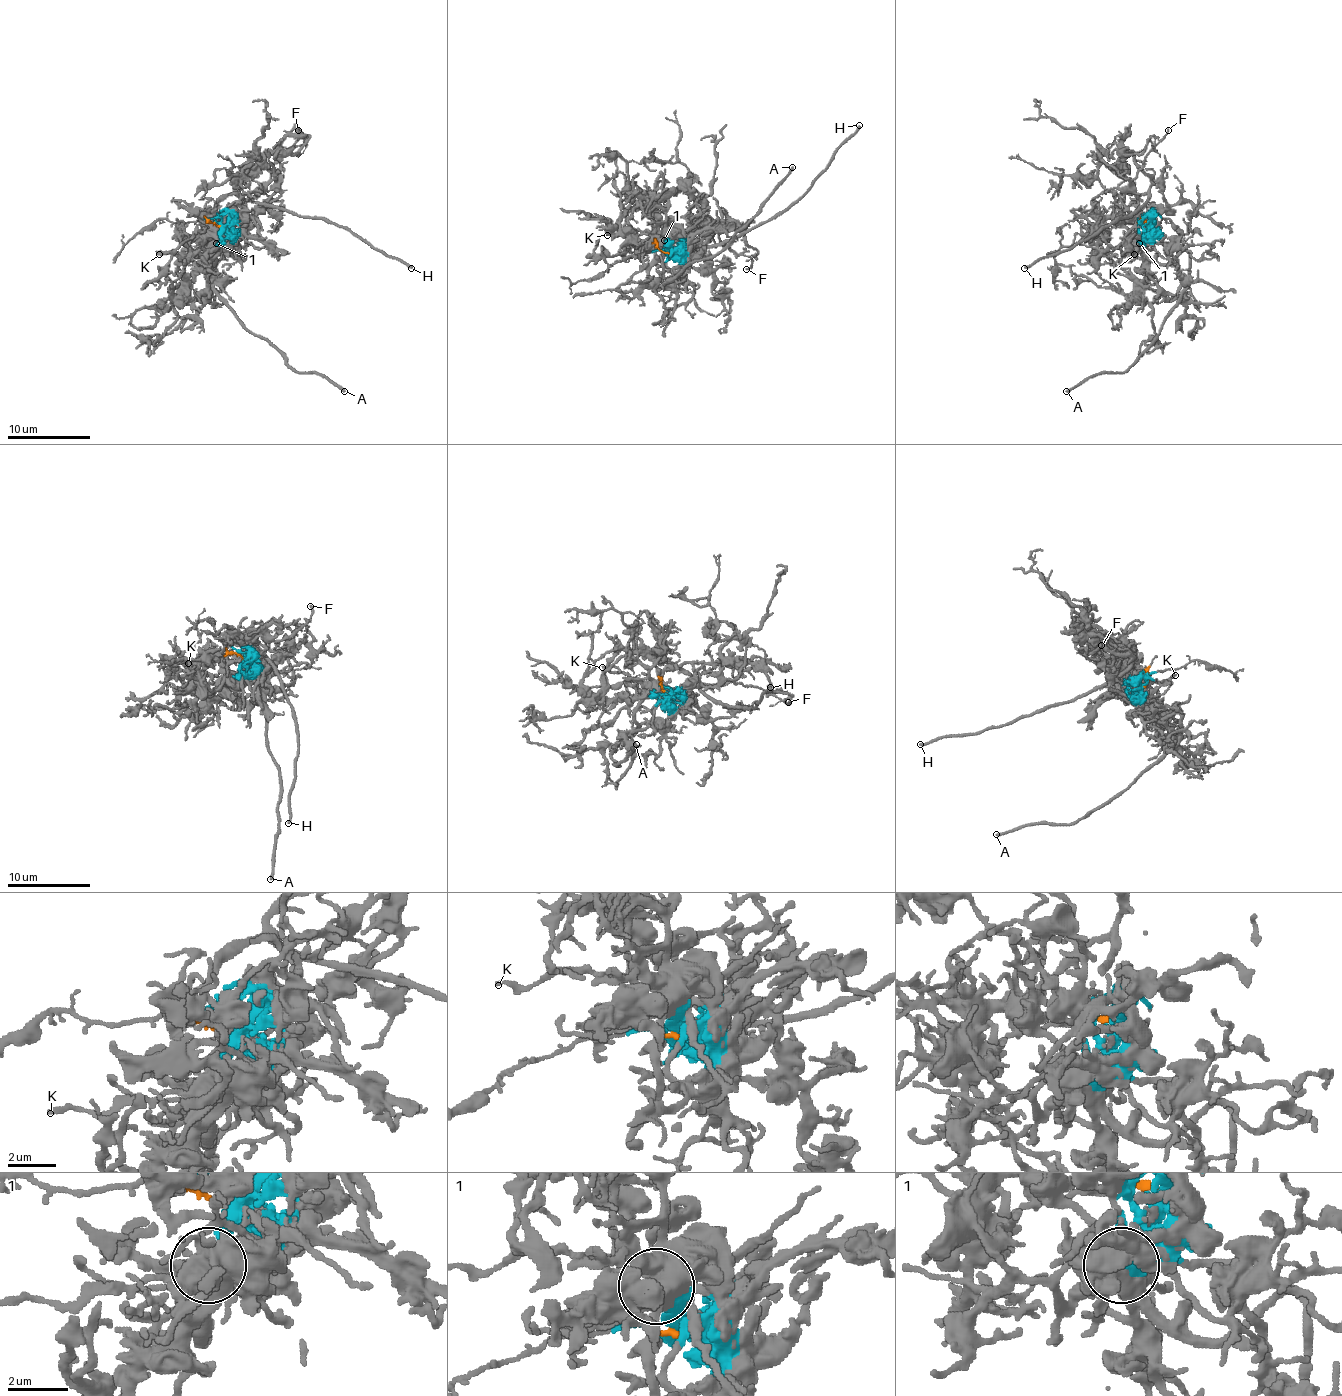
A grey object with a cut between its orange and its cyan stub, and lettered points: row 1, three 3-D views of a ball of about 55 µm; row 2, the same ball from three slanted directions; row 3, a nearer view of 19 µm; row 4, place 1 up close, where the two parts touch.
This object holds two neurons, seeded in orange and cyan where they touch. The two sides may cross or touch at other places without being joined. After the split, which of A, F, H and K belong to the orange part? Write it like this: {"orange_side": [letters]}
{"orange_side": ["H"]}

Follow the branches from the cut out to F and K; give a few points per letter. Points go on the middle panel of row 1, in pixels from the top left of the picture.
F: (669, 251), (679, 251), (692, 239), (702, 241), (716, 232), (720, 243), (752, 259), (752, 265), (745, 270)
K: (669, 251), (669, 245), (654, 232), (629, 230), (607, 234)

